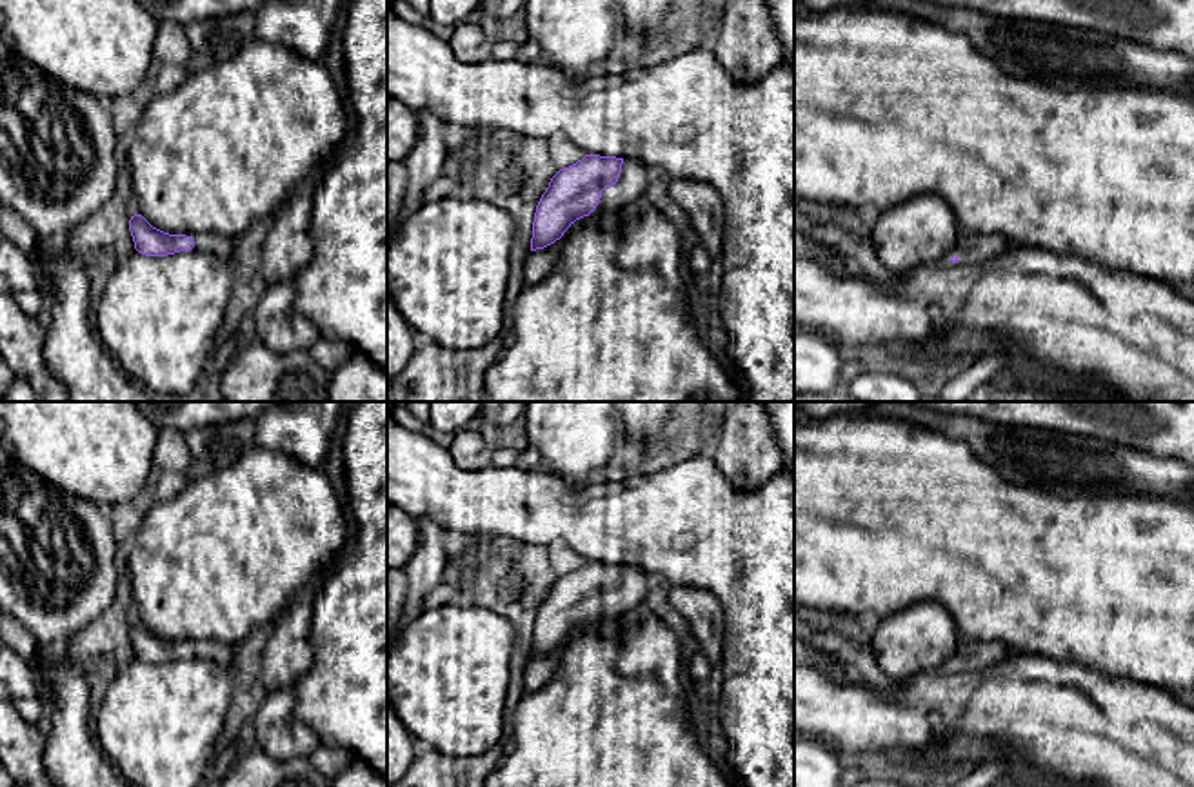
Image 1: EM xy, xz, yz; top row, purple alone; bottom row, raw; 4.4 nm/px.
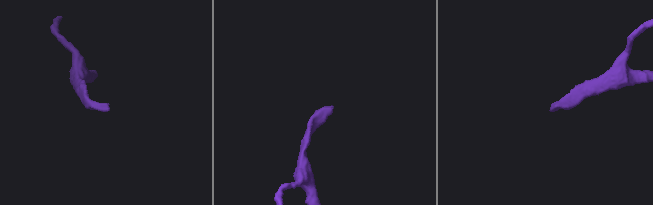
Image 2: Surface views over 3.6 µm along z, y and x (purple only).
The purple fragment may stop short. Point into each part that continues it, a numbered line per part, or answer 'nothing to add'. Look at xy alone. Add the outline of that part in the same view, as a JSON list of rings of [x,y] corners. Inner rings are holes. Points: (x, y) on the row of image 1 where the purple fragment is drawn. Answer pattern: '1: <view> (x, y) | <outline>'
1: xy (220, 246) | [[[204,233],[204,234],[194,236],[193,242],[194,242],[194,249],[213,253],[224,262],[227,262],[231,256],[231,249],[233,249],[231,238]]]

